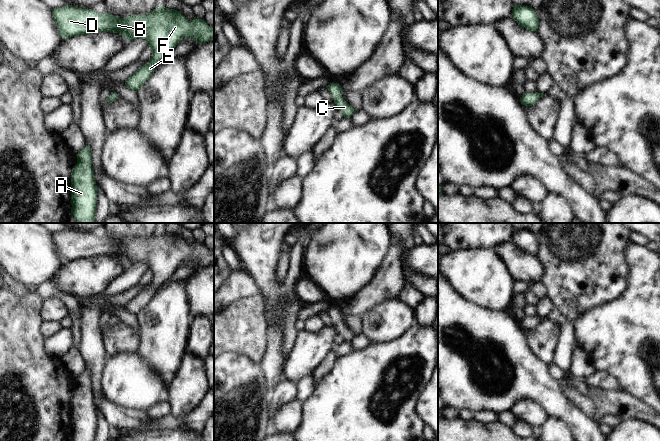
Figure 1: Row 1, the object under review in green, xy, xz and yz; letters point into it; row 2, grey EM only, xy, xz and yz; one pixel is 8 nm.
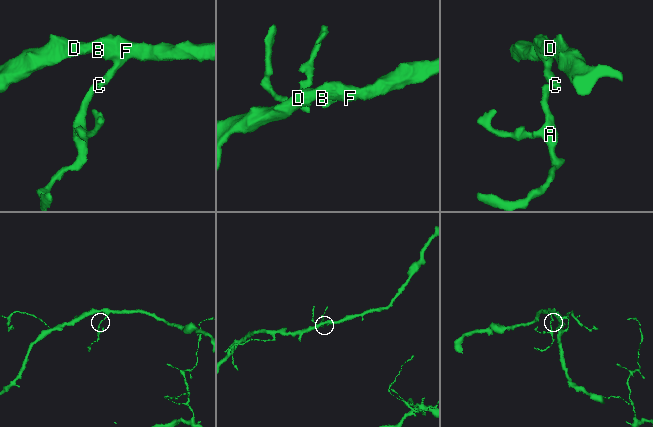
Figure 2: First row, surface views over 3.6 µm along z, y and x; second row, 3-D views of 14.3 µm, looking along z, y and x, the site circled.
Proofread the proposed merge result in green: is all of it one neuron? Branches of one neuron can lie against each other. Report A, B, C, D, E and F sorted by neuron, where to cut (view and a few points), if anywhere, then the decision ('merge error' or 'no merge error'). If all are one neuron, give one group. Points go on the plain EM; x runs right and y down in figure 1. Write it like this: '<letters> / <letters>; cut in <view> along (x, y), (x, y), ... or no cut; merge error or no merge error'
A B C D E F; no cut; no merge error

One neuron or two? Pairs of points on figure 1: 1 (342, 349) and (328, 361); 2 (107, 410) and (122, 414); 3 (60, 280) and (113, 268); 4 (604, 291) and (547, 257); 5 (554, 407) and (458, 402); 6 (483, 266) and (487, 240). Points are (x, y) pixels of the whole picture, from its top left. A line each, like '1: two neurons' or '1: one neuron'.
1: two neurons
2: one neuron
3: one neuron
4: one neuron
5: one neuron
6: two neurons

